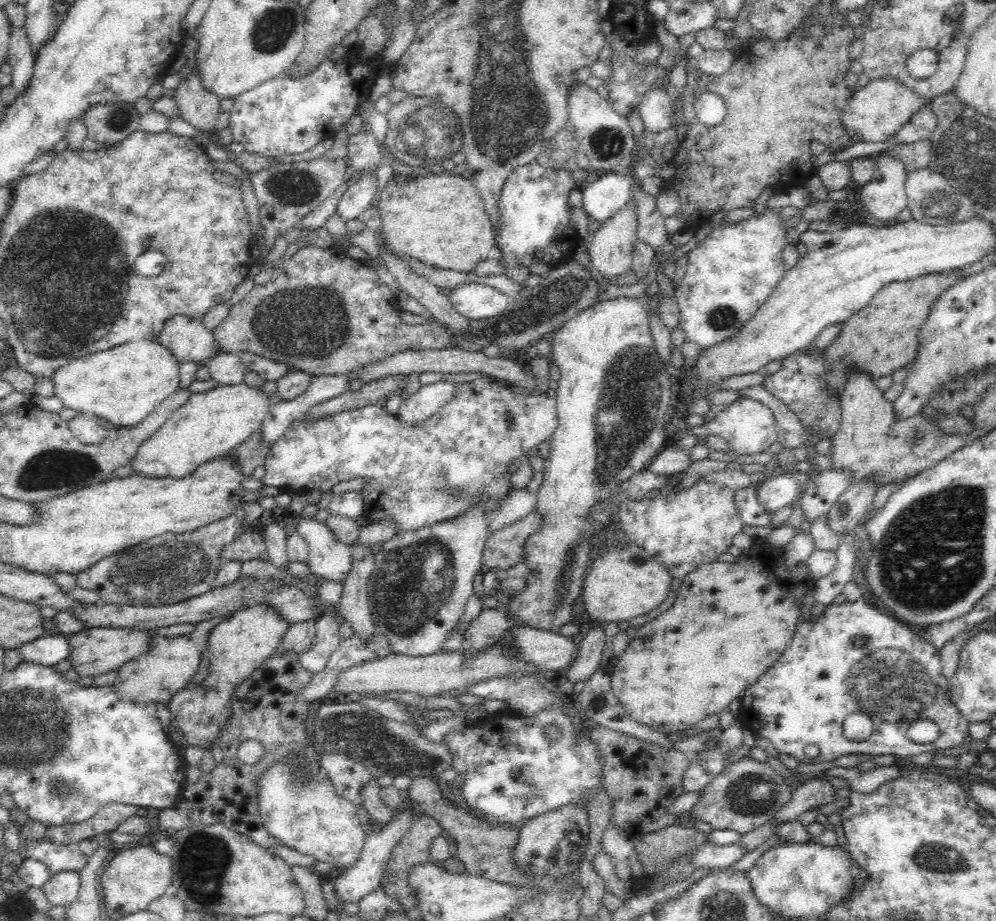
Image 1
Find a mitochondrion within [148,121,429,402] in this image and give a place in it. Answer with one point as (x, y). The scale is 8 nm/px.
(309, 324)

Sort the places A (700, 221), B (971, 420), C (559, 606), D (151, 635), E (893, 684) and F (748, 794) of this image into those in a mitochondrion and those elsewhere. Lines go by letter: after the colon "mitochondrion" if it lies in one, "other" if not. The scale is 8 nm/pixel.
A: other
B: other
C: mitochondrion
D: other
E: mitochondrion
F: mitochondrion

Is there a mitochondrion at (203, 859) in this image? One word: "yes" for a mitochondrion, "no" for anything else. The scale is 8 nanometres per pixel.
yes

